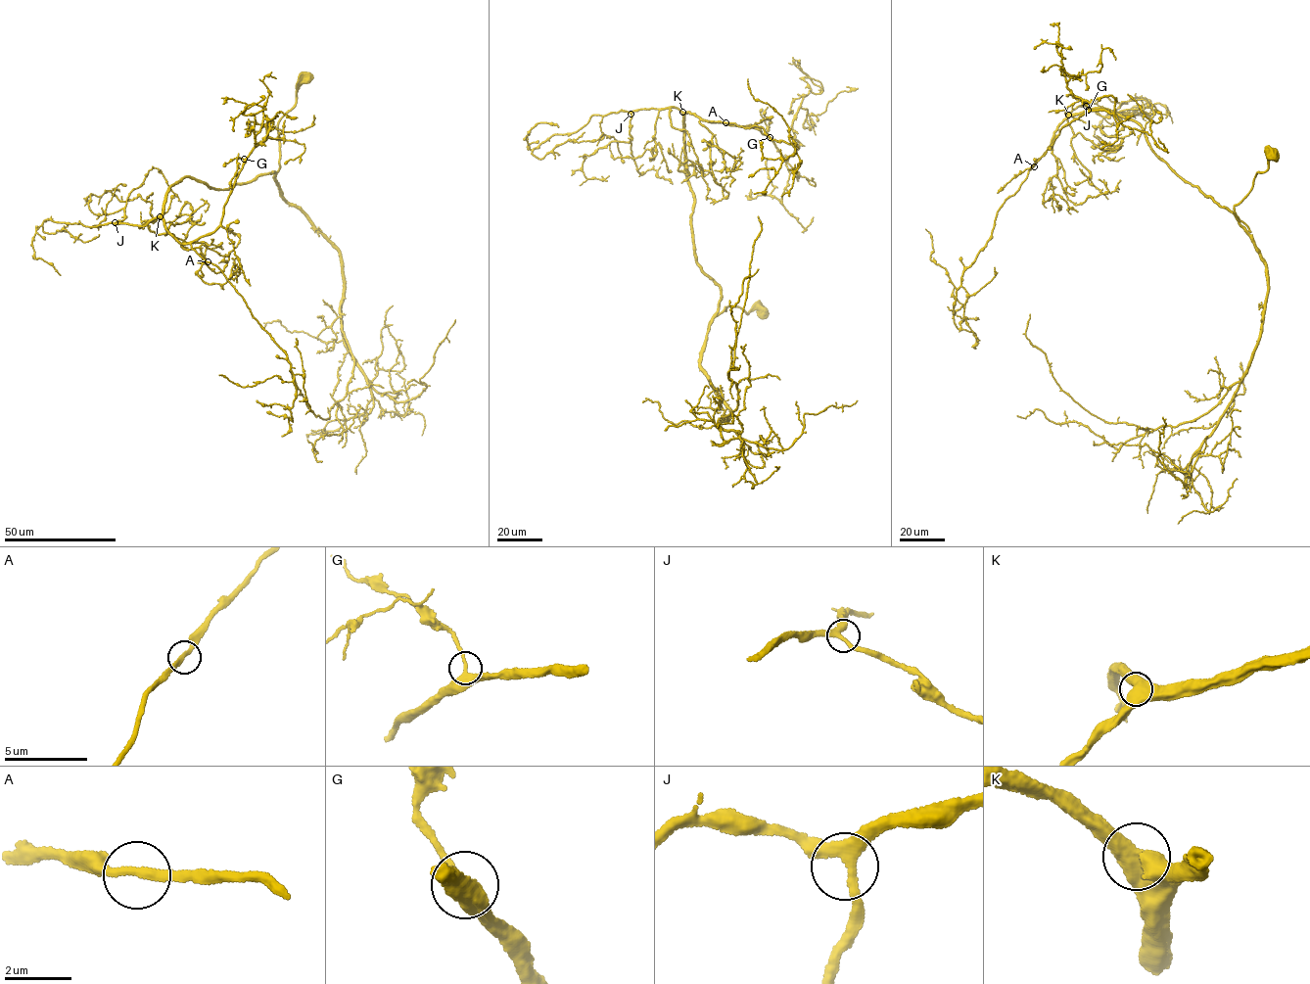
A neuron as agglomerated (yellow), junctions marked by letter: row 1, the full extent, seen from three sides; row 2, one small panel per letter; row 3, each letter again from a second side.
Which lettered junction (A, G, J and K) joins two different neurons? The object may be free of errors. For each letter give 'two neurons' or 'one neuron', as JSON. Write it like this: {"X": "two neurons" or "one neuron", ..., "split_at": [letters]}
{"A": "one neuron", "G": "one neuron", "J": "one neuron", "K": "one neuron", "split_at": []}

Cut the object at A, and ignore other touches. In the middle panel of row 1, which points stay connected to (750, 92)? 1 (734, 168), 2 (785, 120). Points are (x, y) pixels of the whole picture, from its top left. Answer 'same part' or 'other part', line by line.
1: other part
2: same part

